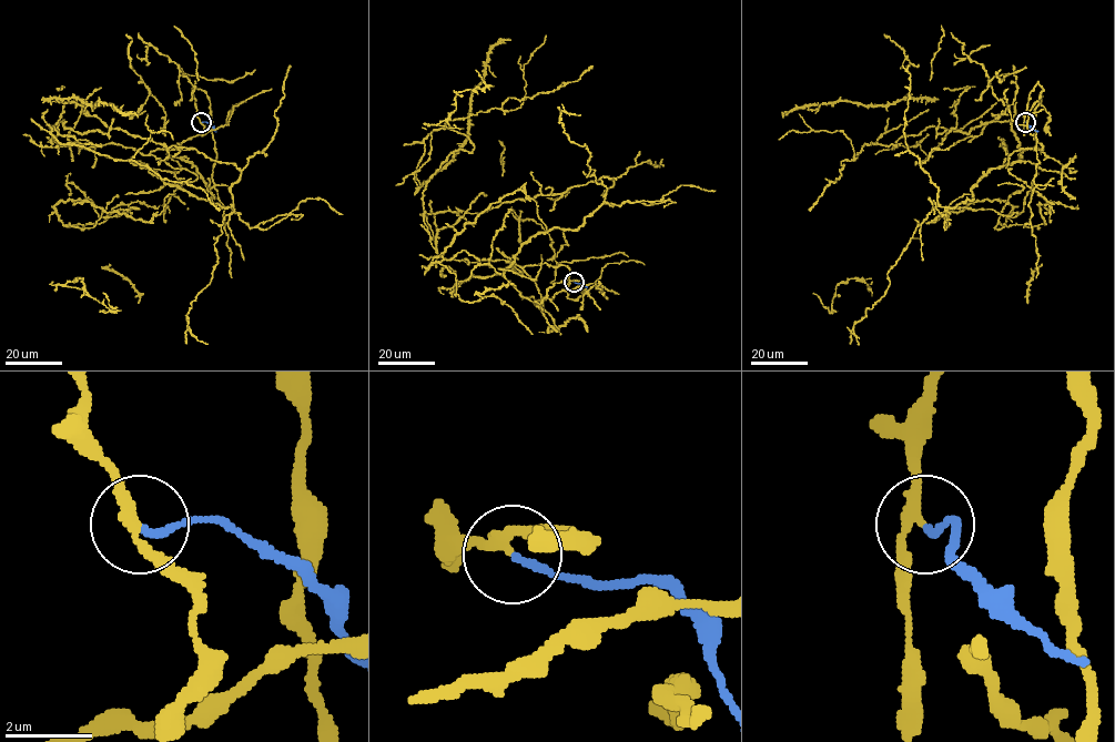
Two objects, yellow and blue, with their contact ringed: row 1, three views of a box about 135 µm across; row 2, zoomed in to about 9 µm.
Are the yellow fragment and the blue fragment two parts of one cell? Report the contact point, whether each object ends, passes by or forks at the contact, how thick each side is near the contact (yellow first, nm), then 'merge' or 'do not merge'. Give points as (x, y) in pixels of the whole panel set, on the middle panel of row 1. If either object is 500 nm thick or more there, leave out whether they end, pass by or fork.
place (574, 282); yellow passes by; blue ends; calibres 200 and 170 nm; do not merge

